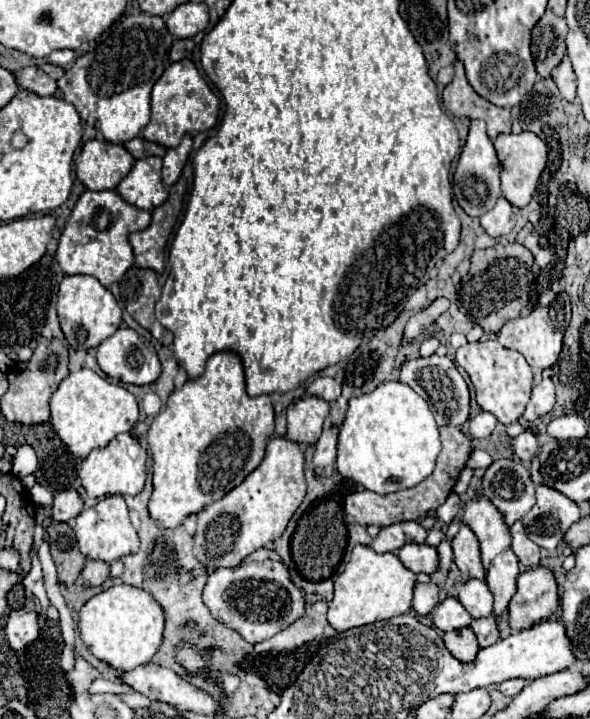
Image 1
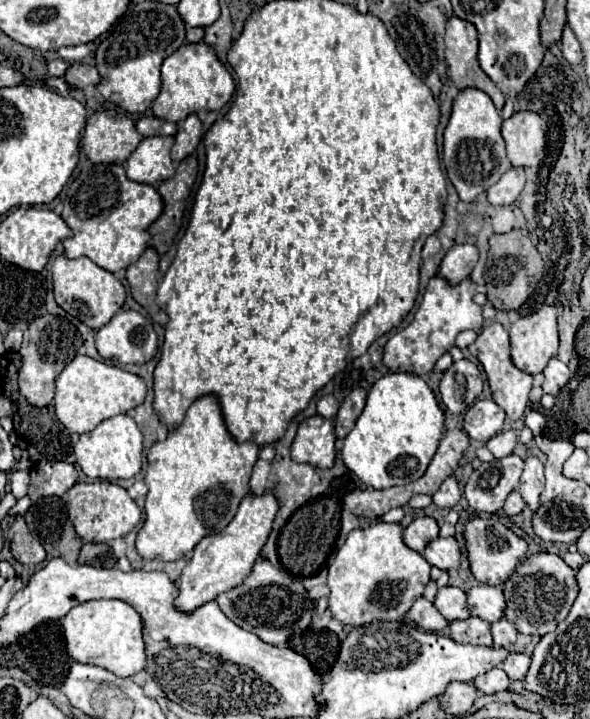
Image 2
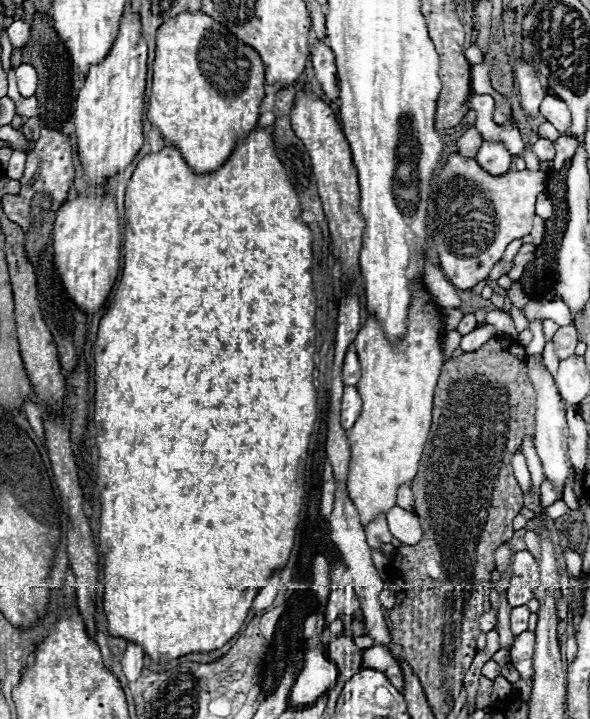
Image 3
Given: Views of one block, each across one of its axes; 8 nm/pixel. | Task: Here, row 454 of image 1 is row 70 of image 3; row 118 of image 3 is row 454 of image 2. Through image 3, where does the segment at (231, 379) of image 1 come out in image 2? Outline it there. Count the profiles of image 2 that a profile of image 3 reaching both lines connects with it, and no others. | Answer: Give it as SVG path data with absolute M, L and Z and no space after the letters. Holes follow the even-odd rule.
M202 396L198 398L186 412L186 418L180 426L176 426L164 442L156 442L148 454L148 470L146 470L146 520L136 536L136 550L144 560L164 560L174 562L184 558L194 546L210 534L218 534L222 528L230 524L234 518L238 504L248 494L248 480L252 468L258 460L260 448L254 442L238 444L226 430L222 412L218 406L216 396Z

